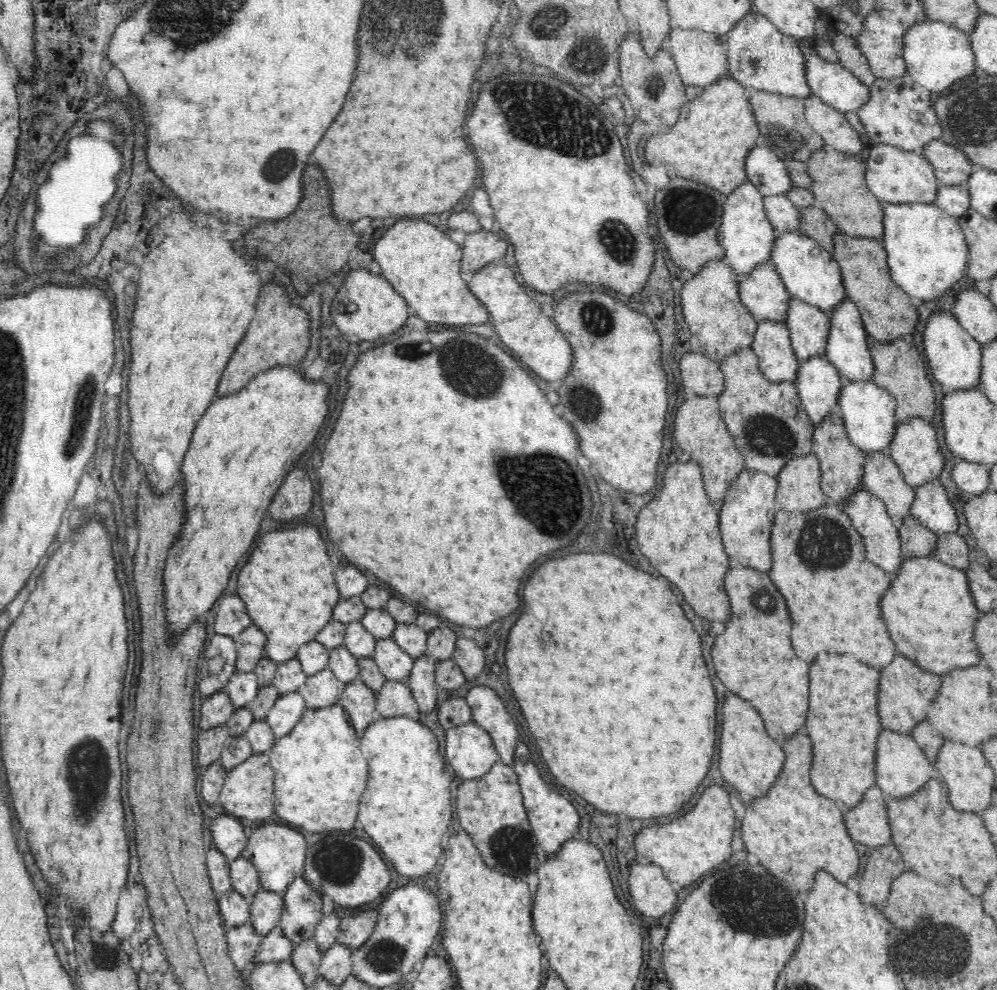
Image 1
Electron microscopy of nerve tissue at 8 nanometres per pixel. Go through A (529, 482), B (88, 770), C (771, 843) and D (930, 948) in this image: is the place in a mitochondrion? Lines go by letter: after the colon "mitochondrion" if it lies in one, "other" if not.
A: mitochondrion
B: mitochondrion
C: other
D: mitochondrion

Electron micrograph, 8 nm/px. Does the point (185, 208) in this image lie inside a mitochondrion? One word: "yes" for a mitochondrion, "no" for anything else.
no

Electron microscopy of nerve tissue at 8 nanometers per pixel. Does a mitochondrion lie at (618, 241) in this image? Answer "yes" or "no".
yes

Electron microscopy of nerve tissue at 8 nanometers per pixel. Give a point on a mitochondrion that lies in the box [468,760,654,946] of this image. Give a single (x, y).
(511, 848)

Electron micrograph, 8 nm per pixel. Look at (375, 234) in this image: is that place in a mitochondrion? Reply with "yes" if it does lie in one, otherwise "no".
no

